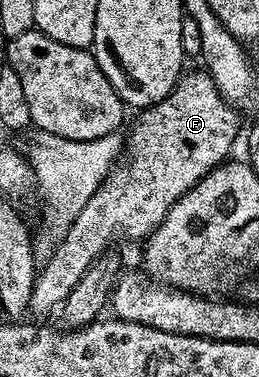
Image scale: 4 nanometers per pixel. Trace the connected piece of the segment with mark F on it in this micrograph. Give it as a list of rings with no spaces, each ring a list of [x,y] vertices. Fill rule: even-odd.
[[[206,71],[199,72],[185,72],[176,82],[176,87],[170,91],[170,95],[166,95],[166,99],[162,99],[157,105],[139,110],[137,117],[140,118],[133,123],[132,130],[126,133],[118,164],[109,170],[104,181],[82,207],[82,211],[79,211],[72,224],[63,230],[64,238],[54,245],[49,258],[37,272],[29,303],[32,313],[59,310],[82,279],[82,275],[88,273],[88,269],[104,252],[116,245],[114,243],[119,237],[129,237],[132,241],[138,240],[137,242],[147,238],[148,234],[153,233],[162,223],[162,219],[166,219],[170,207],[178,203],[180,196],[190,191],[190,187],[197,185],[209,171],[223,165],[231,154],[228,152],[240,133],[241,114],[218,91],[212,76]]]

